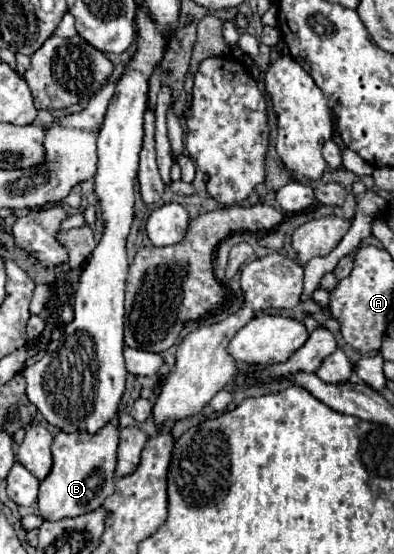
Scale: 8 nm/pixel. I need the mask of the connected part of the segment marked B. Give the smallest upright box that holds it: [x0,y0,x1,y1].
[39,423,117,521]

